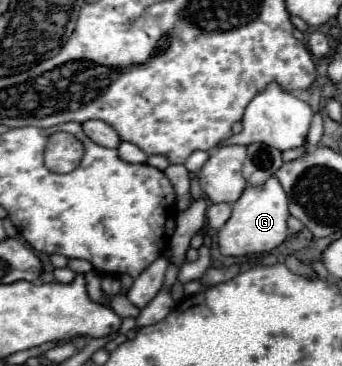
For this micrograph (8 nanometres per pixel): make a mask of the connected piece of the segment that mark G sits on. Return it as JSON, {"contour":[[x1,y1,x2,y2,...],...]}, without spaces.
{"contour":[[276,177,268,179,262,189,246,187,242,197,232,205,232,217,218,231,218,249,226,257,246,257,252,253,270,253,278,245,284,243,288,235,288,227,286,227,288,217,290,217,288,199]]}

